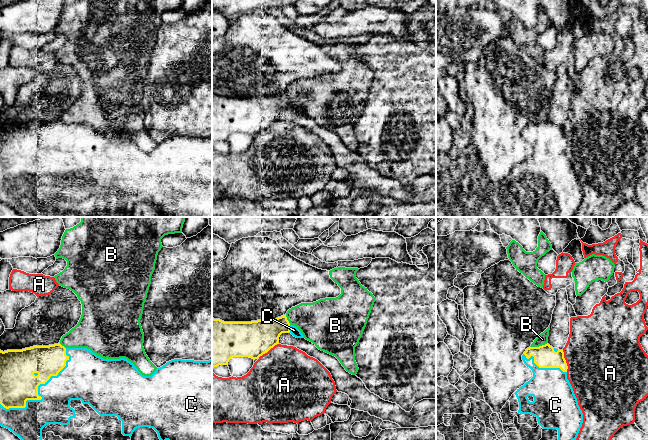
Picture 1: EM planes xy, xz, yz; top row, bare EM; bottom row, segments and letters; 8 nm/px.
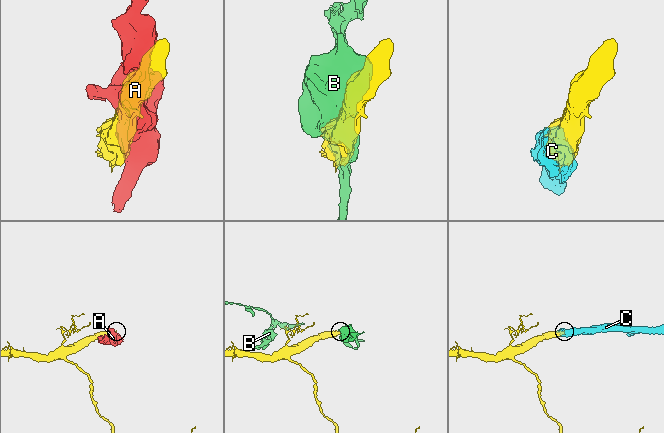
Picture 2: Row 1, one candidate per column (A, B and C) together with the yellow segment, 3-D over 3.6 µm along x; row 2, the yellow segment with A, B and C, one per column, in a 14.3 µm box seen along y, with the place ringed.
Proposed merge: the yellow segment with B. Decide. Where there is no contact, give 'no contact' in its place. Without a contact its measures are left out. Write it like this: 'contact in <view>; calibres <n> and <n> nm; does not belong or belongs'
contact in yz; calibres 180 and 90 nm; does not belong

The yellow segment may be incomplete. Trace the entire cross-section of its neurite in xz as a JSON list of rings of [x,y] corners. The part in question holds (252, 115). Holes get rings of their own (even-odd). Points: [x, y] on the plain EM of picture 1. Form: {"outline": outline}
{"outline": [[[286,90],[273,96],[251,98],[224,98],[212,94],[212,145],[219,141],[227,141],[233,133],[258,135],[279,120],[282,109],[289,108],[296,114],[304,114],[298,103],[289,99]]]}

